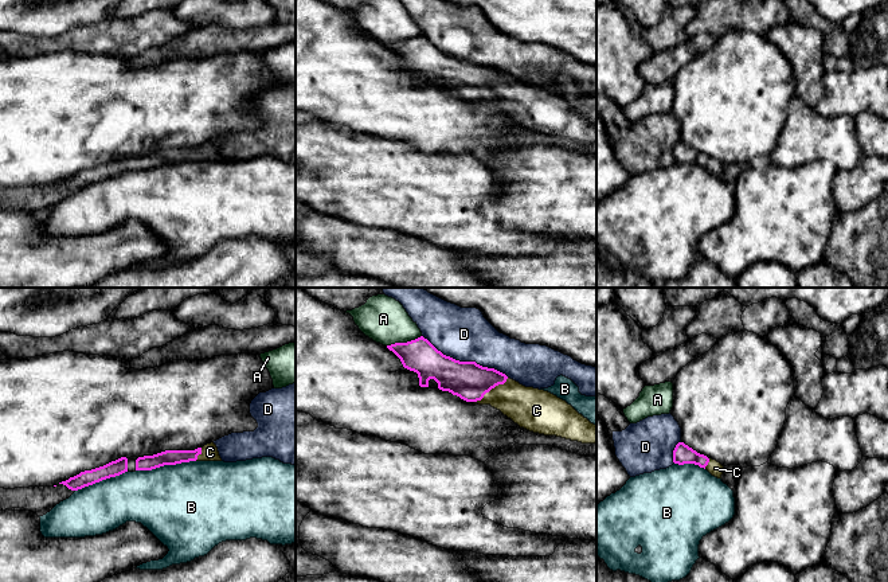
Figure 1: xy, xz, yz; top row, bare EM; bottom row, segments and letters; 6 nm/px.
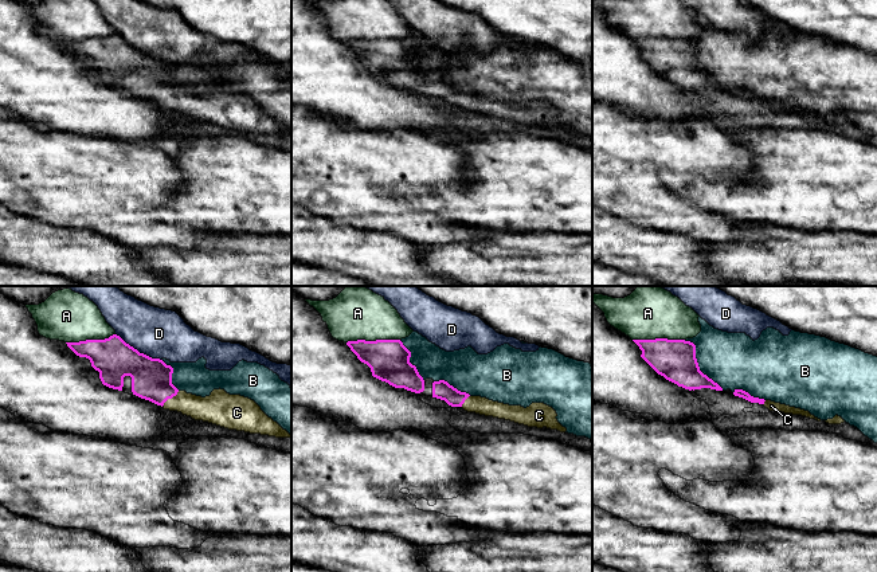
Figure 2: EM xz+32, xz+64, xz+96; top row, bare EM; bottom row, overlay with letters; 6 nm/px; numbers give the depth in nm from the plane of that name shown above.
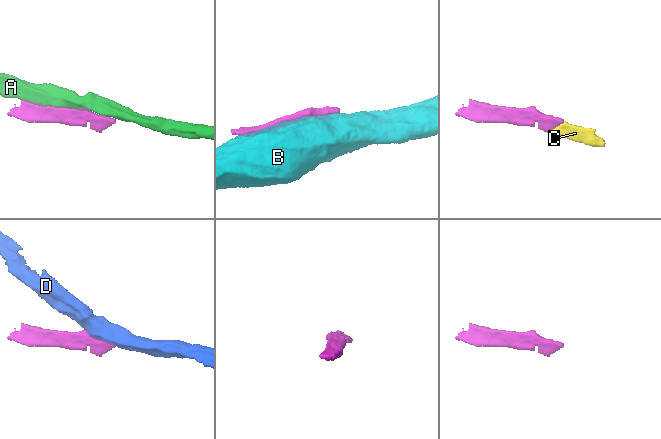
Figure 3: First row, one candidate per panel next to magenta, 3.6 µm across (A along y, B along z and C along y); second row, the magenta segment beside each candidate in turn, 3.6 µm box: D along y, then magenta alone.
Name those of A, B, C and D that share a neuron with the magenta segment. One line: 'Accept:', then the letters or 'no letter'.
Accept: C

